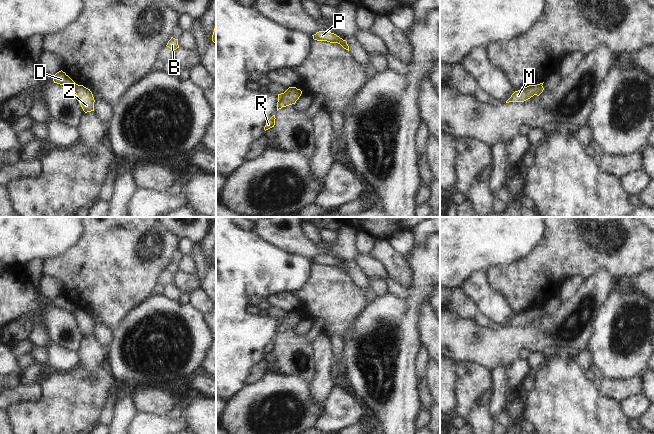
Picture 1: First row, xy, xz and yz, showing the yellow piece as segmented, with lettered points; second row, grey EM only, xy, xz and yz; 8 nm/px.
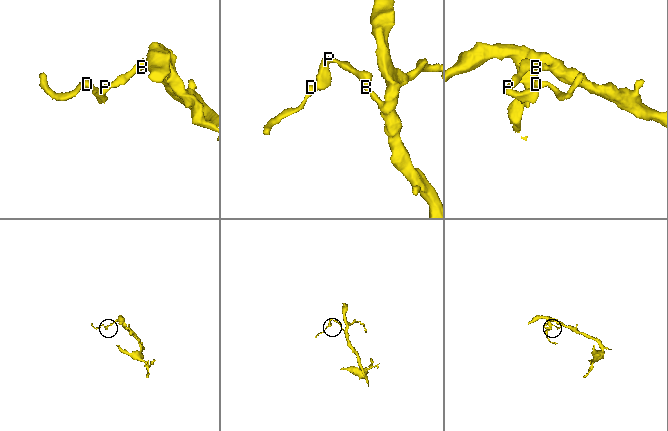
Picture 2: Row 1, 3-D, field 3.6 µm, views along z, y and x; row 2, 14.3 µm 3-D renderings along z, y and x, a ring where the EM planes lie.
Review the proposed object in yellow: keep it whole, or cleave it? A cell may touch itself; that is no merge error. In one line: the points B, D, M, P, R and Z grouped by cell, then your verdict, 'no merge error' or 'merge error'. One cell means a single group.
B M P Z / D R | merge error

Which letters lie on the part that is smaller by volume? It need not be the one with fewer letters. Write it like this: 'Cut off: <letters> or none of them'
Cut off: D, R

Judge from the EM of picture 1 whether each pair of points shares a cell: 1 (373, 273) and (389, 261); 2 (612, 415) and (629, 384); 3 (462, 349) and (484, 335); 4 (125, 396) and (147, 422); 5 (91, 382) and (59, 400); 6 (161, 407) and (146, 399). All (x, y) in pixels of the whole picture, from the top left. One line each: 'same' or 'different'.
1: different
2: different
3: same
4: different
5: same
6: same

